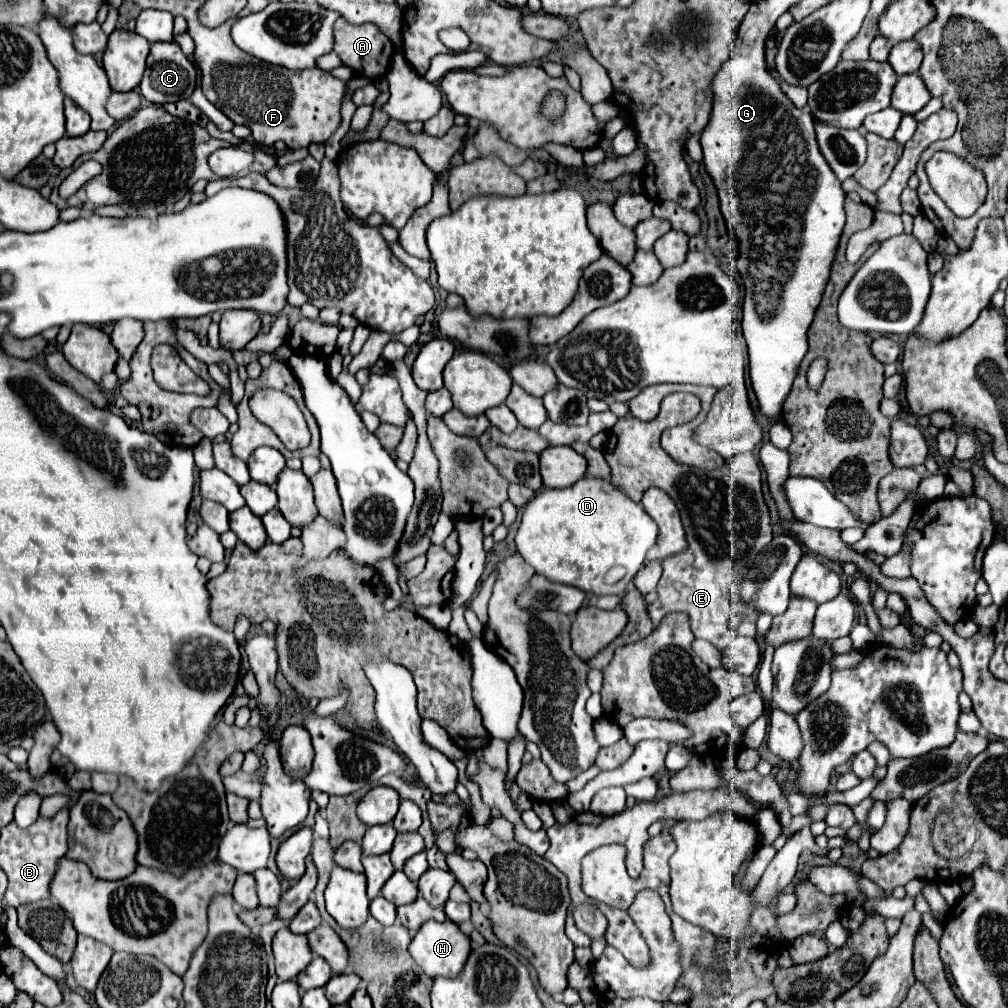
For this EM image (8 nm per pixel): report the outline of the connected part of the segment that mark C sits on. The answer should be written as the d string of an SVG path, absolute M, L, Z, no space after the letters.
M155 42L151 44L151 52L147 58L147 70L141 80L141 94L153 104L167 104L189 98L195 90L197 70L193 62L181 52L179 44L175 42Z

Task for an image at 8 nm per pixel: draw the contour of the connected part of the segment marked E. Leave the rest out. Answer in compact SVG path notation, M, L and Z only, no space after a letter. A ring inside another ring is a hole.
M673 392L661 402L661 412L651 422L641 422L633 416L621 418L609 432L603 448L613 476L611 482L621 488L633 502L642 499L649 486L665 490L681 512L685 526L687 548L677 556L663 560L663 576L657 584L657 600L647 604L647 614L657 626L671 612L689 616L691 632L715 644L721 652L737 636L733 626L743 620L757 620L757 610L737 600L731 584L739 580L753 564L759 550L771 542L769 510L761 494L761 468L751 452L737 454L719 470L699 470L673 462L659 446L659 438L671 422L689 422L691 414L701 410L697 396L687 392ZM729 620L733 626L729 626Z

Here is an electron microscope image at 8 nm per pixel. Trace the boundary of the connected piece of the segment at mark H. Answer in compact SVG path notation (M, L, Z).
M429 920L425 922L419 932L415 934L415 938L409 944L409 954L413 956L415 964L423 968L423 972L429 978L437 978L437 976L445 976L445 978L453 978L459 976L461 968L465 966L465 960L469 958L471 952L471 940L467 934L461 932L461 928L457 924L453 924L451 920L445 922L435 922Z

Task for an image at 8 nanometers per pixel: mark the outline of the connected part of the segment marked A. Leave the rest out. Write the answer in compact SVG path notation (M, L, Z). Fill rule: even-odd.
M339 18L335 22L335 52L359 76L377 80L389 66L393 44L375 24L353 26Z

